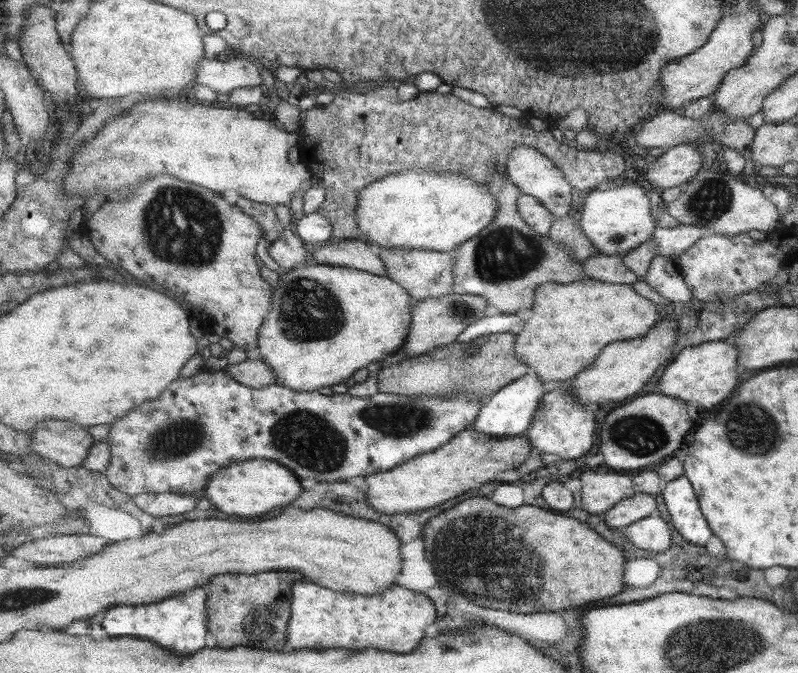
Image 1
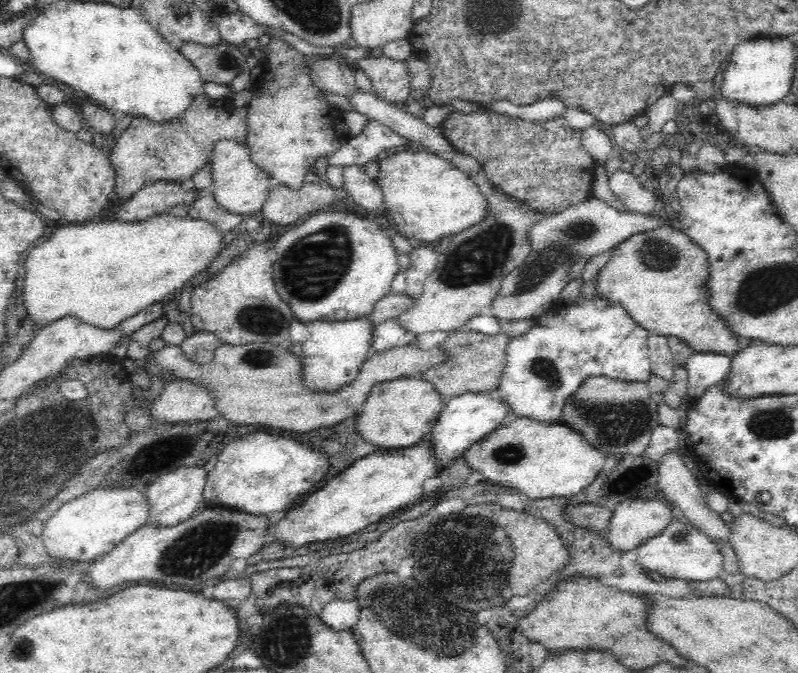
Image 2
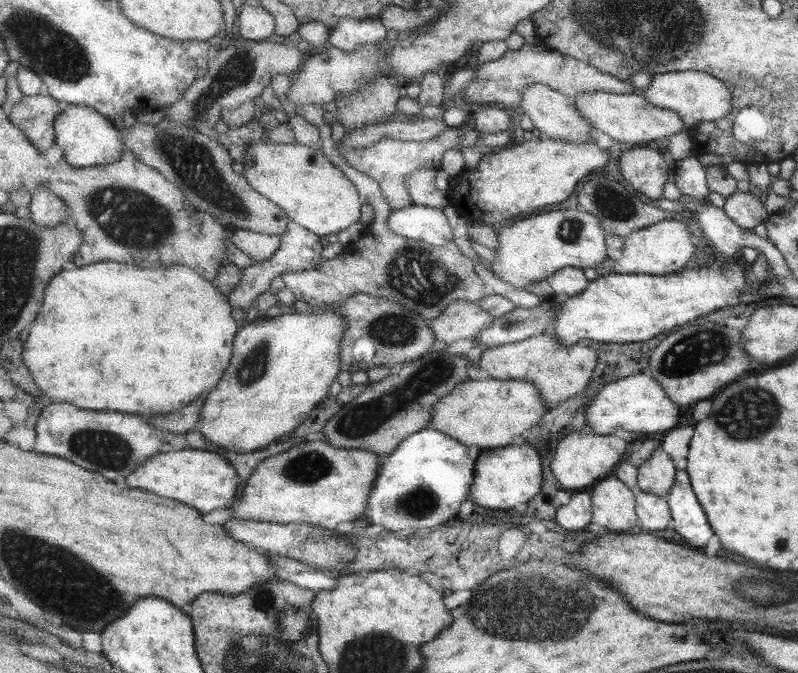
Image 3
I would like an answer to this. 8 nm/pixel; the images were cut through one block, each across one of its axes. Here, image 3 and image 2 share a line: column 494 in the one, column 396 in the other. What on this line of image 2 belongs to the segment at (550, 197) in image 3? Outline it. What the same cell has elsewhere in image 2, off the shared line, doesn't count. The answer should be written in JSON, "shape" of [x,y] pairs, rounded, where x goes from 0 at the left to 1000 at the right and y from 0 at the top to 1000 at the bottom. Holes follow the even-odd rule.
{"shape":[[[501,226],[471,238],[469,270],[481,288],[481,324],[486,324],[494,339],[509,354],[521,357],[564,357],[581,342],[602,336],[612,318],[612,294],[604,288],[602,276],[574,253],[559,235],[544,226]]]}

